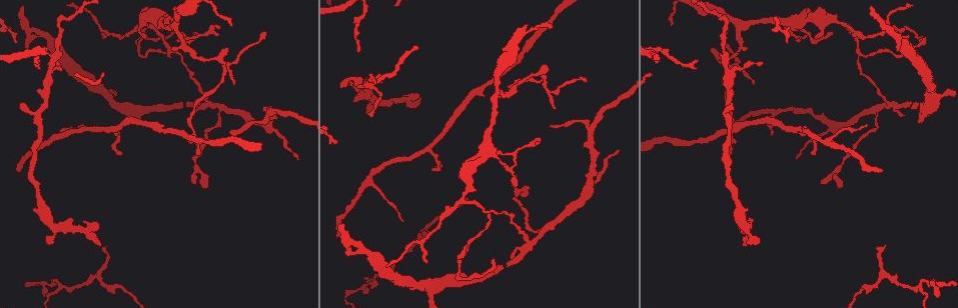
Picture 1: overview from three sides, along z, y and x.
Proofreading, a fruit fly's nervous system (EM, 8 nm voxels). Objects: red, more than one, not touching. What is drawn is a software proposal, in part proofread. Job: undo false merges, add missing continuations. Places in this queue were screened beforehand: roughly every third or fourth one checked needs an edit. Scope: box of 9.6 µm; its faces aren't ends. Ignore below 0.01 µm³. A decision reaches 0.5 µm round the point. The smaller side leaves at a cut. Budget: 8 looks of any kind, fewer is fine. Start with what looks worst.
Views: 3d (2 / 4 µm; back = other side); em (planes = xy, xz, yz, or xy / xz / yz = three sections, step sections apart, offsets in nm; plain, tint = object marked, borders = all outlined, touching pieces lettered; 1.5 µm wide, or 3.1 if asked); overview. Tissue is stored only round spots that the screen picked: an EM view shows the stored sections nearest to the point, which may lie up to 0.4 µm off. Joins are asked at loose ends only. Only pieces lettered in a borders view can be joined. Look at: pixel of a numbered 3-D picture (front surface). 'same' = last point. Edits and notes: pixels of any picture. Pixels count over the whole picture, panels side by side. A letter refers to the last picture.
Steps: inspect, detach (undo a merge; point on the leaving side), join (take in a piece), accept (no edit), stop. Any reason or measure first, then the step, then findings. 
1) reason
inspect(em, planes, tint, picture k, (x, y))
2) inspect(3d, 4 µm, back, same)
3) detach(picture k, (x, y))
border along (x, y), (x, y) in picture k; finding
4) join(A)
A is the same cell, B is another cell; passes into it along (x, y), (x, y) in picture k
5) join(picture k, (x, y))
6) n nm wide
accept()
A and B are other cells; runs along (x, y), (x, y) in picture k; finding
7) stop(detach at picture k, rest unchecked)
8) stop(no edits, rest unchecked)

tapers out
inspect(3d, 2 µm, back, picture 1, (336, 235))

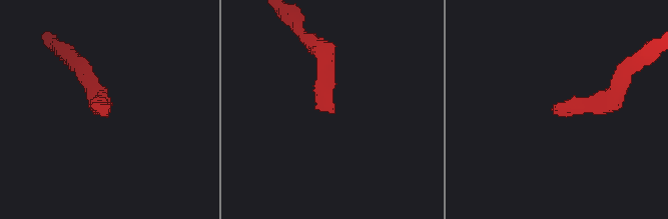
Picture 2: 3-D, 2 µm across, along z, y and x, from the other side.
inspect(em, planes, borders, picture 2, (110, 104))

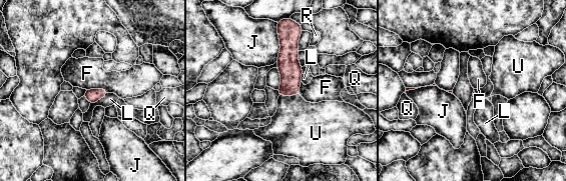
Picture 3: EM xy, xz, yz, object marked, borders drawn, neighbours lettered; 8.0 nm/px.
join(U)
U is the same cell, F, J, L, Q and R are other cells; the neuron continues

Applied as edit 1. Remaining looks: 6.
free end
inspect(3d, 2 µm, picture 1, (415, 94))

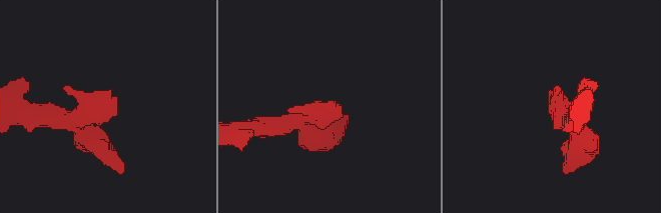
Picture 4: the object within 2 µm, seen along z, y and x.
inspect(em, xz, step 4, borders, picture 4, (550, 96))

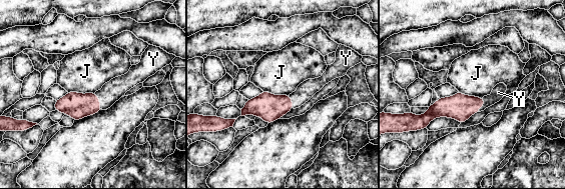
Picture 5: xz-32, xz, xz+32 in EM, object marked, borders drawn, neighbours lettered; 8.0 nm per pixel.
join(Y)
Y is the same cell, J is another cell; passes into it along (461, 107), (484, 106), (498, 92) in picture 5; it goes on there

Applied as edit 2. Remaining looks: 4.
stop(join at picture 3, join at picture 5, rest unchecked)

